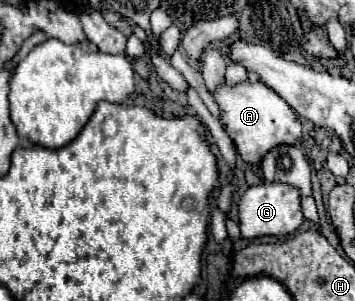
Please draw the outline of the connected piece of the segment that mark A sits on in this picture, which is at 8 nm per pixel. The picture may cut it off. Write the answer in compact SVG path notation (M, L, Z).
M221 80L217 90L213 92L213 98L219 106L219 120L233 140L239 156L247 164L257 164L261 158L275 148L275 144L295 144L301 138L301 122L293 108L271 88L267 88L261 80L259 82L239 82L239 84L227 84Z

